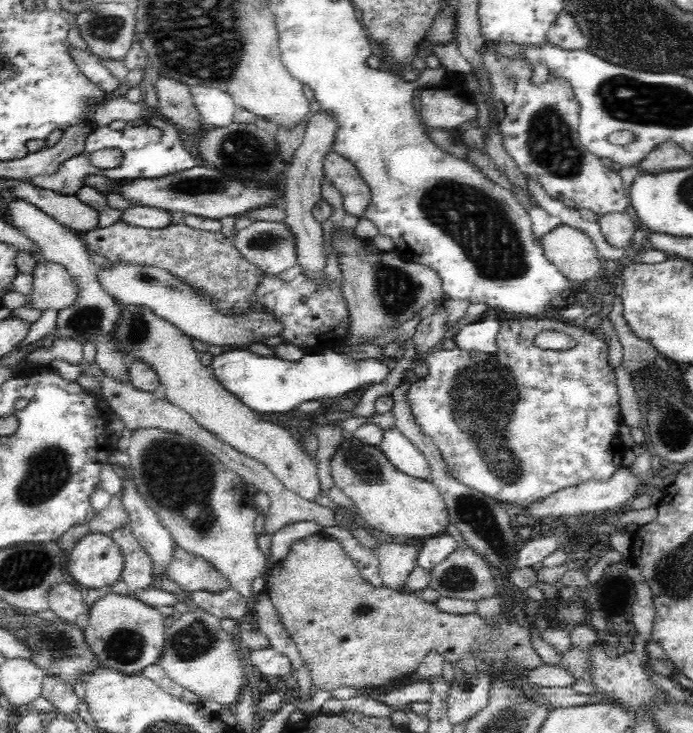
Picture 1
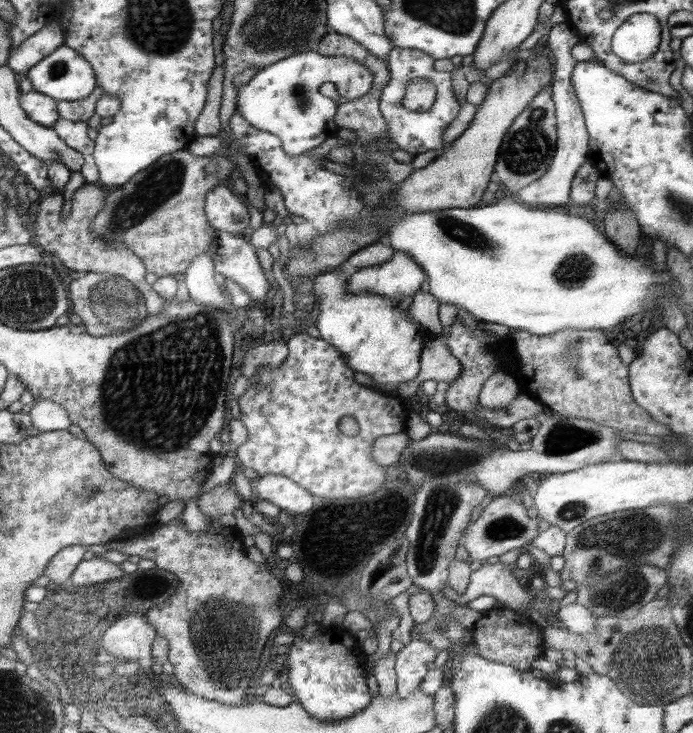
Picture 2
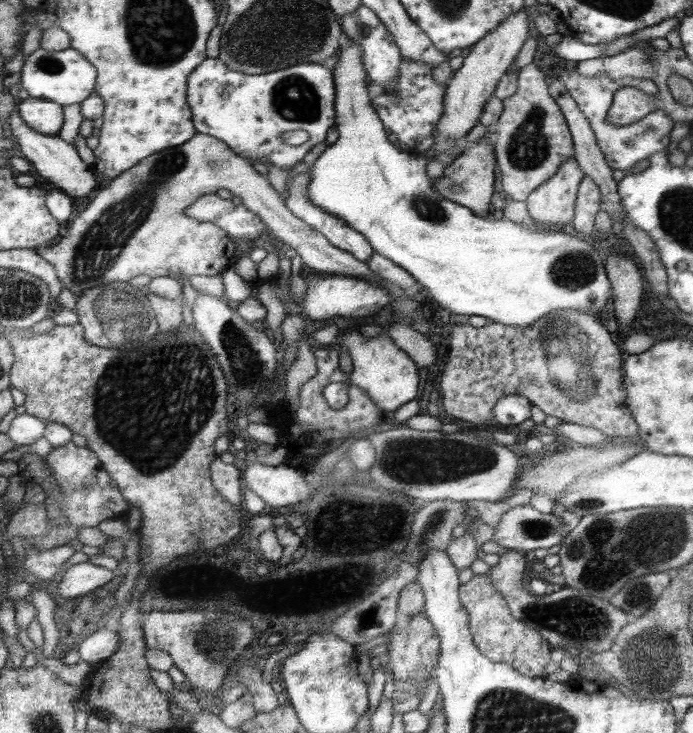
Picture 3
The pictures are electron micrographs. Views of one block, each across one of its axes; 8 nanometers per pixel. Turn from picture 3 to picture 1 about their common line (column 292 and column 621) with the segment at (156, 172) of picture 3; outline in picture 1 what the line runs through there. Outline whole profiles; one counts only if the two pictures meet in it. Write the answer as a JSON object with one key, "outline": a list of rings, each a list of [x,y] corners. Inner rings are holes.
{"outline":[[[608,213],[599,216],[597,223],[610,246],[626,250],[626,246],[632,245],[634,223],[626,213]]]}

